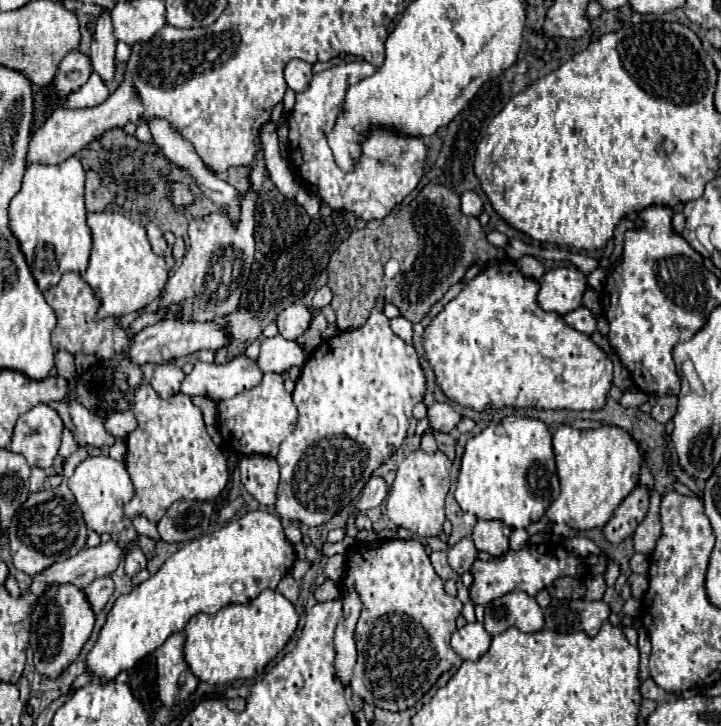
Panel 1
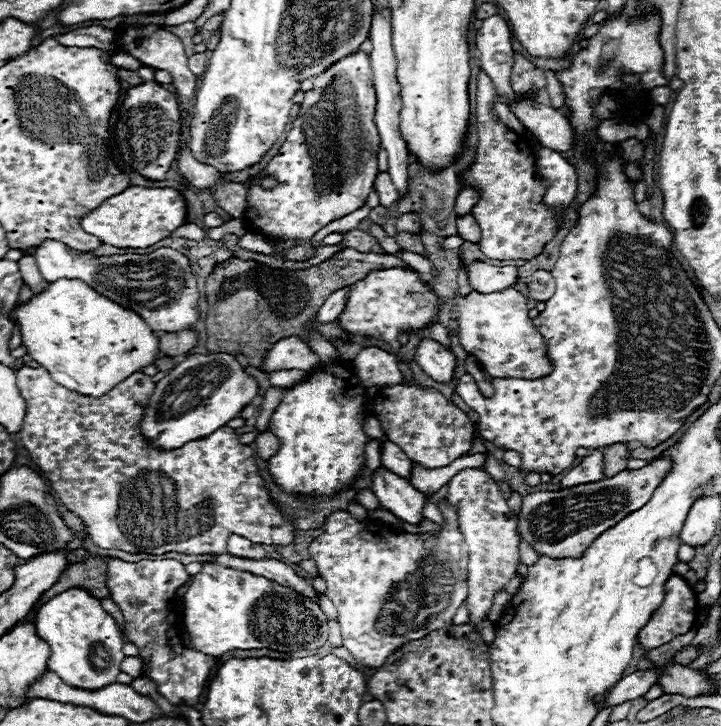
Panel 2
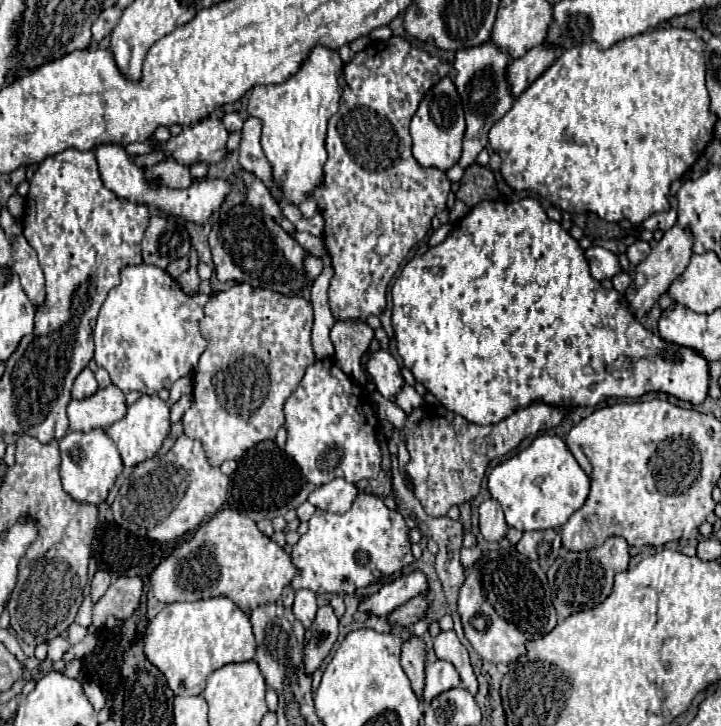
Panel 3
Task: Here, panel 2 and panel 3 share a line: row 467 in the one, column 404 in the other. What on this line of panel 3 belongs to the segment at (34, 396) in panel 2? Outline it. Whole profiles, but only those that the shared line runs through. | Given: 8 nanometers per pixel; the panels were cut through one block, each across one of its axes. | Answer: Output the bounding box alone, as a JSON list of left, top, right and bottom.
[312,36,452,320]

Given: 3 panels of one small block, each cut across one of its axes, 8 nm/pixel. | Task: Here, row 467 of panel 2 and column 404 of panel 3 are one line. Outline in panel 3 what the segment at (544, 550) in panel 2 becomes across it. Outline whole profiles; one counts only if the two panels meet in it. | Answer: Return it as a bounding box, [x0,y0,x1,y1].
[402,638,424,702]

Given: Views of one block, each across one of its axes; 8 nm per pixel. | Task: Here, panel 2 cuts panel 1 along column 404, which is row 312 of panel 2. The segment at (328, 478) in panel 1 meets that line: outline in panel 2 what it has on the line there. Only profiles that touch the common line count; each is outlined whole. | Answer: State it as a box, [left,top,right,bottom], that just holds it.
[340,268,438,344]

